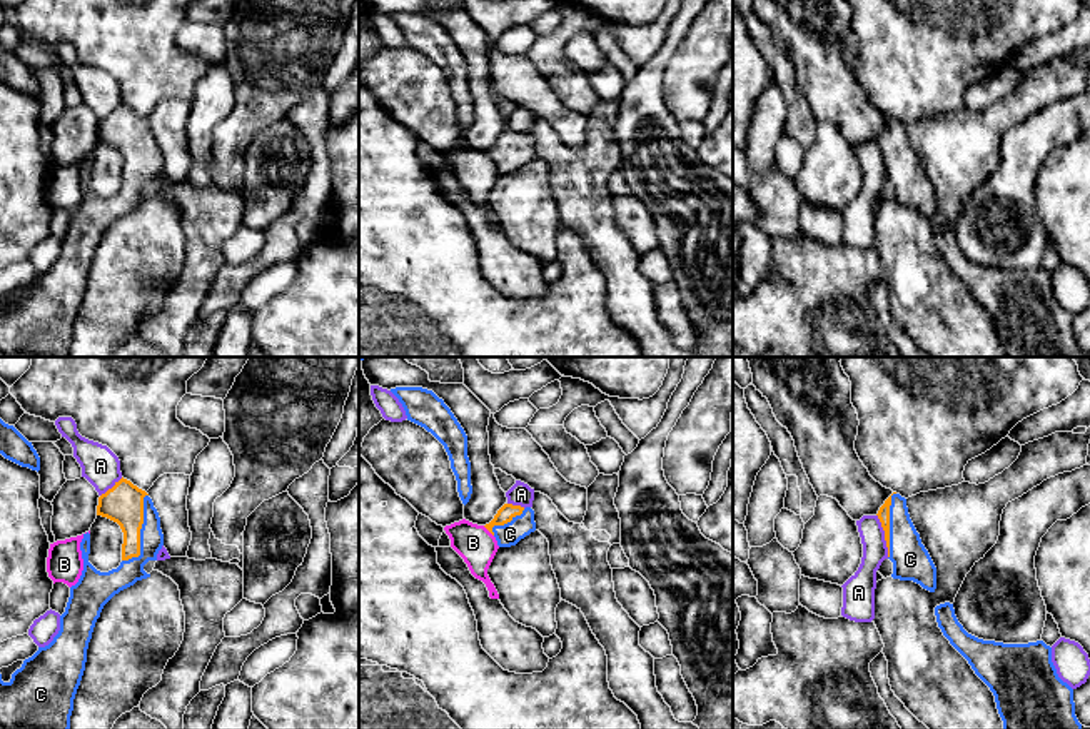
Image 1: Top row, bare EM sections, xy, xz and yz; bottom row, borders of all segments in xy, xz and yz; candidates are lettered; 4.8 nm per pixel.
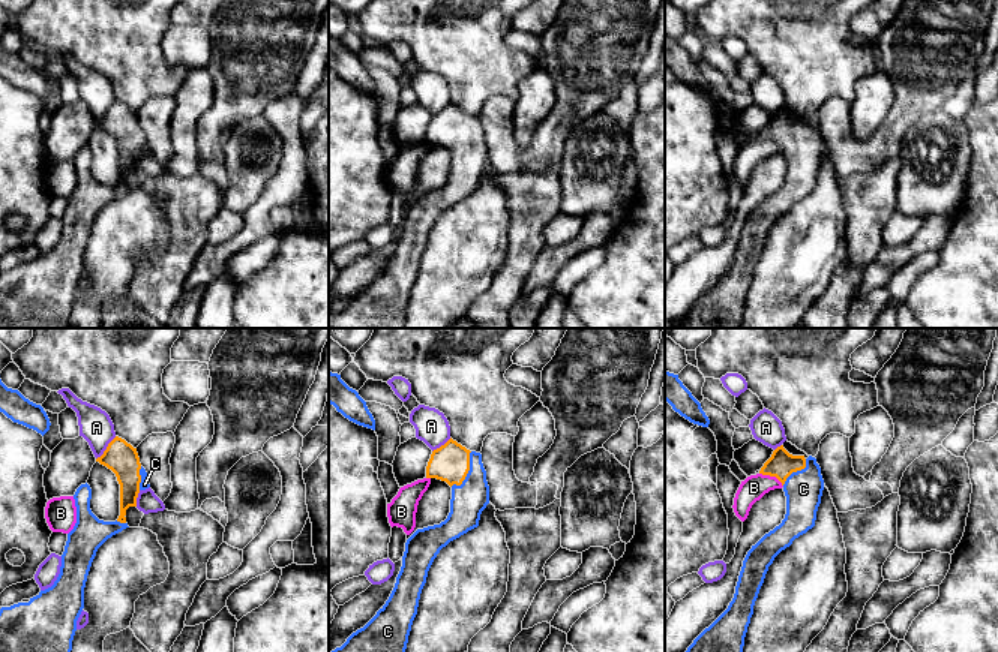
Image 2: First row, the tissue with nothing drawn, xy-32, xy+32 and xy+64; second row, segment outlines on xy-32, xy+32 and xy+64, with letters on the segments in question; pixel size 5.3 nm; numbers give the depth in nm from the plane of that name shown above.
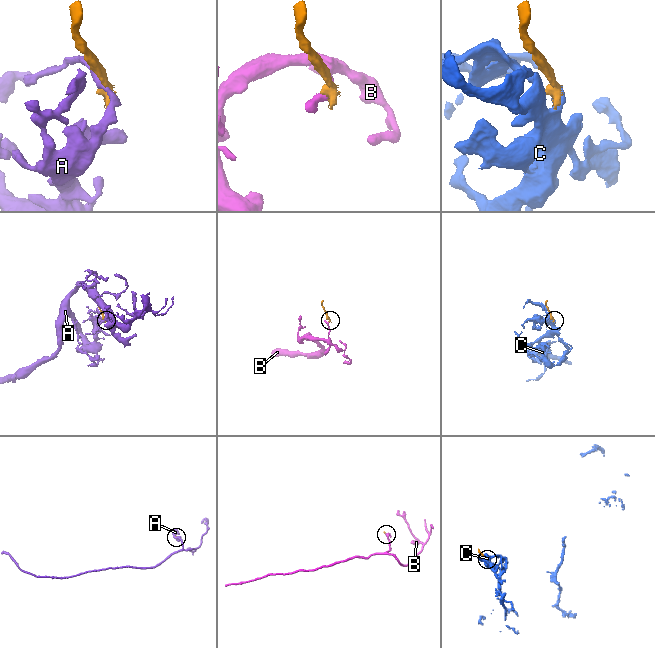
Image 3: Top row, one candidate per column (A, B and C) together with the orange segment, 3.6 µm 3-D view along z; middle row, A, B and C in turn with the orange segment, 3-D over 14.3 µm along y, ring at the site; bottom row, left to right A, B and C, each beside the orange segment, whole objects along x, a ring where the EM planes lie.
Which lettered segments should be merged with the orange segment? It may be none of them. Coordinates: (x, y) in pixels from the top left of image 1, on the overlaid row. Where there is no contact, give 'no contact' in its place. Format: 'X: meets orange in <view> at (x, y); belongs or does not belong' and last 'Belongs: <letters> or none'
A: meets orange in yz at (885, 536); does not belong
B: meets orange in xz at (488, 529); does not belong
C: meets orange in xy at (139, 532); belongs
Belongs: C

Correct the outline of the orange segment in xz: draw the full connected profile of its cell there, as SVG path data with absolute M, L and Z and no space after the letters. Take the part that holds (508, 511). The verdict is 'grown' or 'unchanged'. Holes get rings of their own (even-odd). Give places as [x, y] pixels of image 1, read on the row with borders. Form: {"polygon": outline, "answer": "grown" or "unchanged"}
{"polygon": "M504 504L484 527L496 537L499 547L511 547L536 530L534 510Z", "answer": "grown"}

